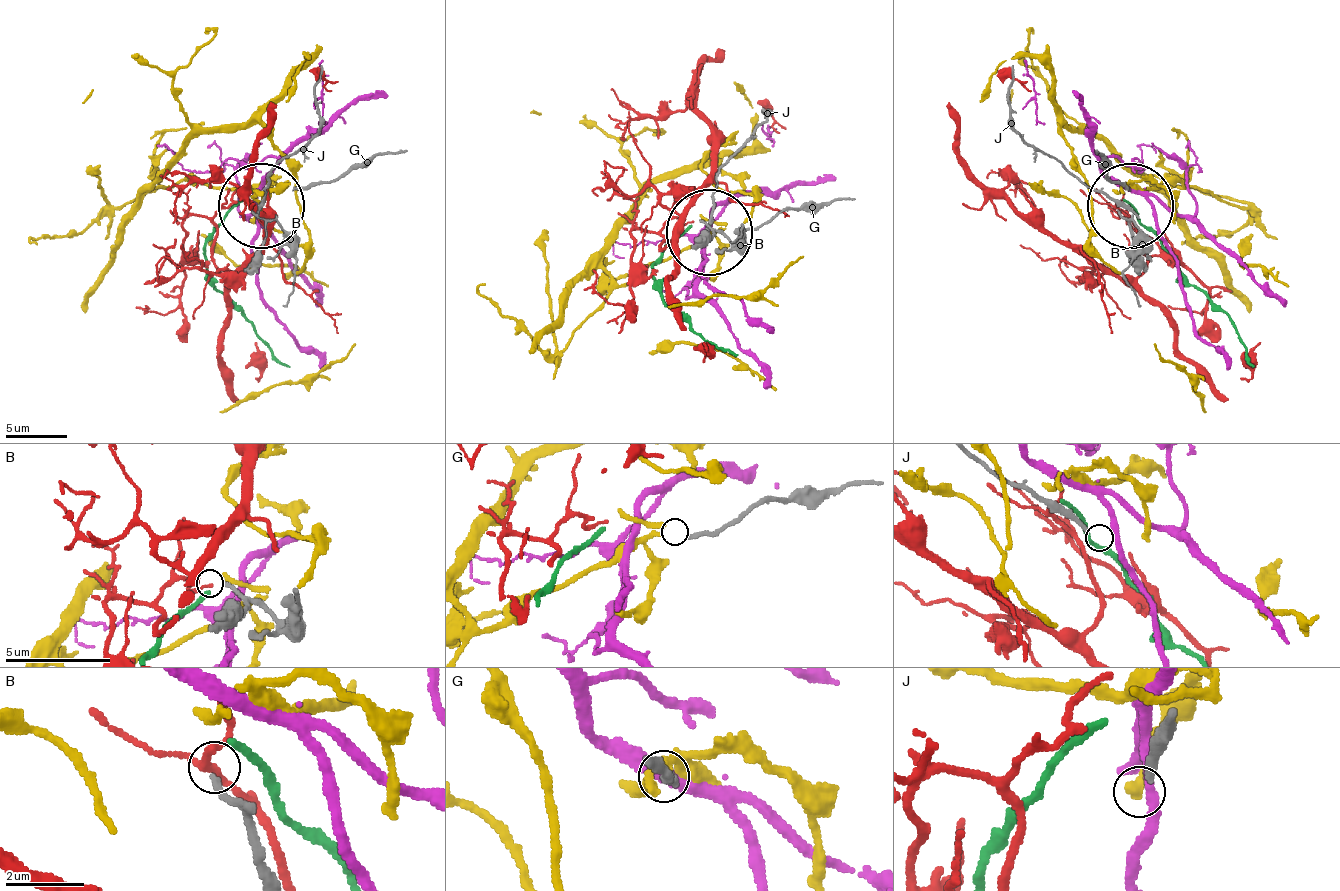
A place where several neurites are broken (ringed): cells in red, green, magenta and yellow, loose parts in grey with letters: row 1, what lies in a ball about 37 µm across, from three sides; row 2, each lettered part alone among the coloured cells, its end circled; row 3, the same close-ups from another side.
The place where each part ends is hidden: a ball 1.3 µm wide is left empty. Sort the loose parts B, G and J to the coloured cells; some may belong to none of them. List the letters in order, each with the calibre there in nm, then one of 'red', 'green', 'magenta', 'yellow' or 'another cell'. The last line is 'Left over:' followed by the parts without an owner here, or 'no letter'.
B: 160 nm thick; red
G: 200 nm thick; yellow
J: 190 nm thick; another cell
Left over: J

